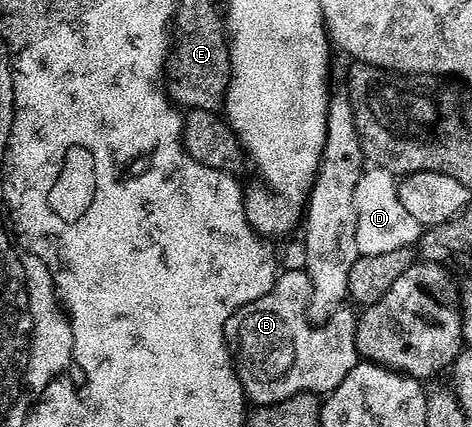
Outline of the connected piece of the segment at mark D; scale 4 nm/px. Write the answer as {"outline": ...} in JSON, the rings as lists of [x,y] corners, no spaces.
{"outline":[[[367,167],[360,182],[356,182],[356,246],[363,256],[388,254],[388,250],[400,250],[417,245],[422,238],[424,225],[416,222],[400,202],[398,180],[393,172]]]}

